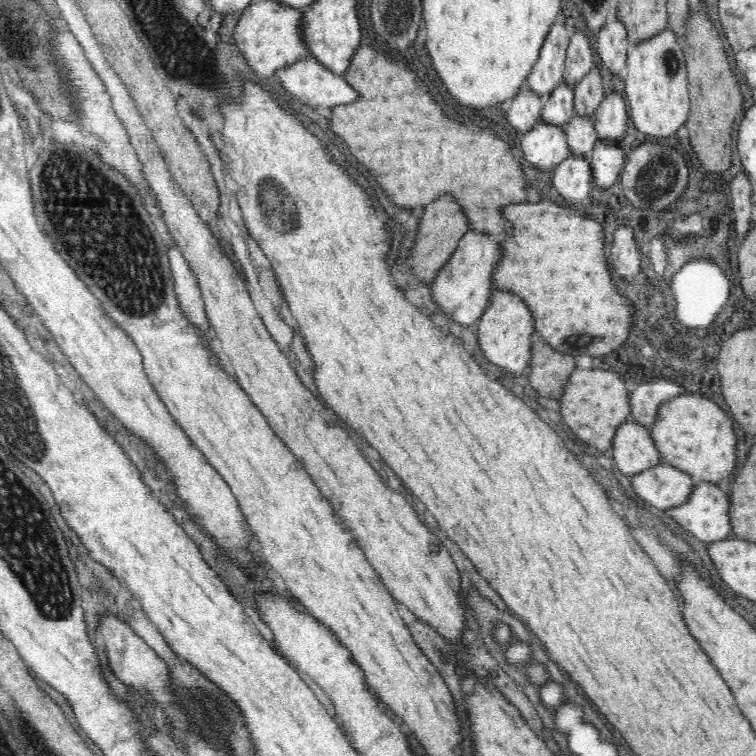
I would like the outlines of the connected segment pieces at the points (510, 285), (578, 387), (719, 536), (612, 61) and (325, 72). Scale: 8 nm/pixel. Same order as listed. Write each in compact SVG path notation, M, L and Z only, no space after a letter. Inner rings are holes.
M549 200L510 204L502 208L501 214L512 222L512 233L504 244L508 258L504 262L500 258L497 262L492 270L492 283L494 290L512 291L521 297L528 309L532 309L536 334L556 351L601 358L624 346L636 324L636 308L624 288L616 284L612 268L608 268L608 255L604 251L606 234L602 224L586 212L588 210L584 207L564 207Z
M577 366L570 374L568 384L562 394L562 414L566 424L584 443L596 446L600 451L610 453L612 440L622 424L632 420L632 407L629 406L630 390L626 382L615 371Z
M700 482L693 489L692 497L684 505L669 509L678 524L707 543L735 538L733 523L729 517L729 505L732 505L726 490L715 484Z
M612 10L611 17L604 24L598 35L598 56L602 62L616 72L621 74L620 70L627 65L627 52L630 50L628 39L628 30L616 18L617 12Z
M310 56L278 70L278 78L288 94L312 107L352 104L360 96L360 91L356 91L344 75L328 70L318 59Z

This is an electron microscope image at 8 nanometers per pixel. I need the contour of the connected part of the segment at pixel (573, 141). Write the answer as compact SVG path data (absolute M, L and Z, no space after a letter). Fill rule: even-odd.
M575 114L564 123L564 132L568 139L568 146L573 155L586 156L592 159L595 142L599 139L594 127L593 117Z

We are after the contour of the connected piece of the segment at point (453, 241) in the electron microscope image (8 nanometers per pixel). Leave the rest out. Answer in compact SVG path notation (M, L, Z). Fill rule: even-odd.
M443 194L428 205L426 212L422 214L422 226L420 236L416 242L416 248L412 250L412 264L416 268L416 274L423 281L436 280L437 273L448 264L449 257L456 250L458 242L466 232L470 230L468 218L464 216L464 207L452 194Z

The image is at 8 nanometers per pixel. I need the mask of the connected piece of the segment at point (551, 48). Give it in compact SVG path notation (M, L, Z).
M562 14L550 27L550 32L546 35L546 40L540 50L539 58L526 80L526 86L544 100L563 80L570 38L565 14Z

